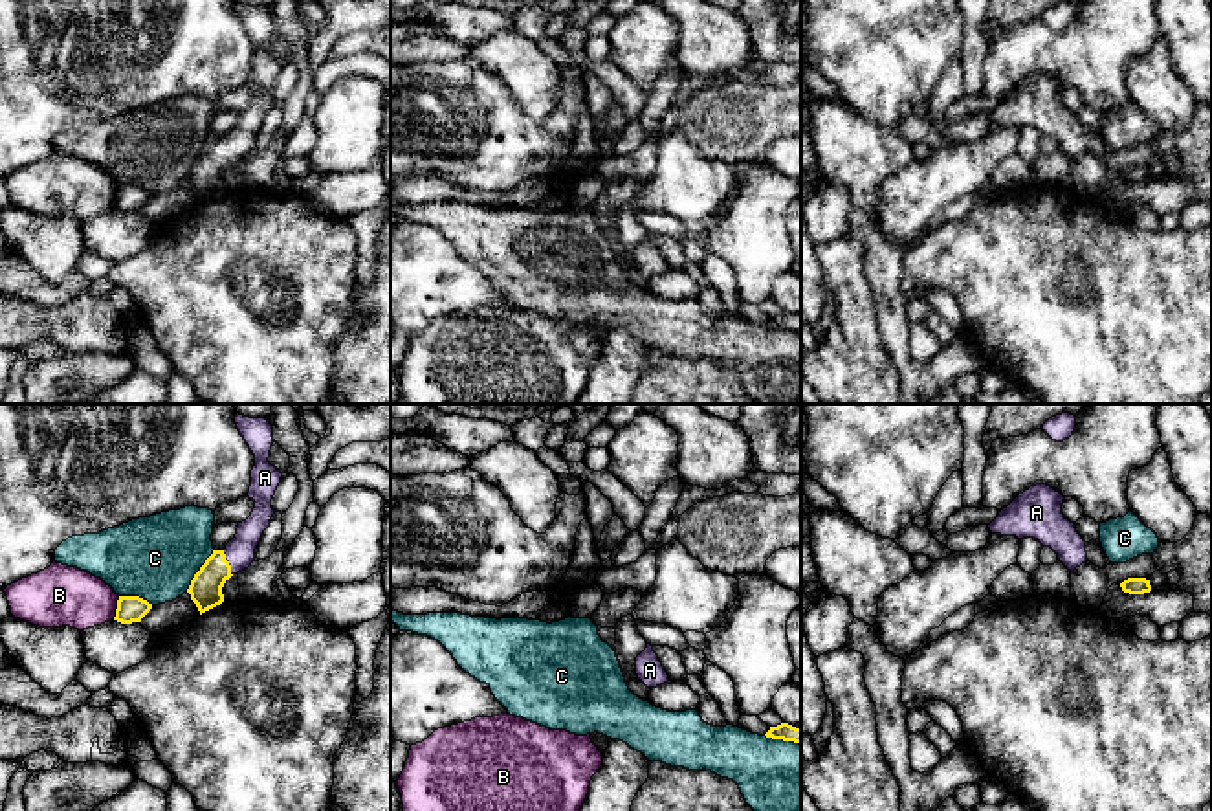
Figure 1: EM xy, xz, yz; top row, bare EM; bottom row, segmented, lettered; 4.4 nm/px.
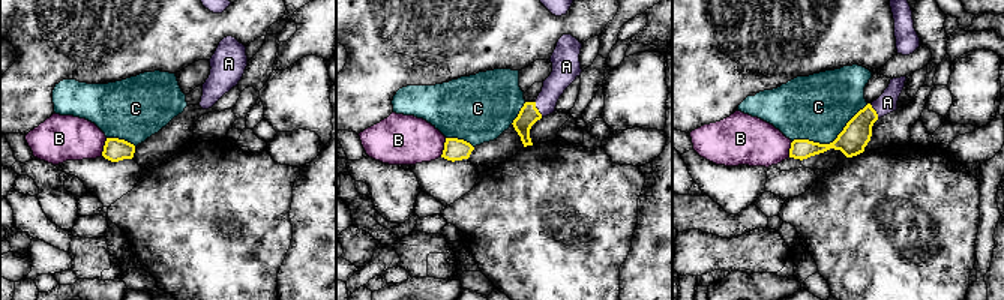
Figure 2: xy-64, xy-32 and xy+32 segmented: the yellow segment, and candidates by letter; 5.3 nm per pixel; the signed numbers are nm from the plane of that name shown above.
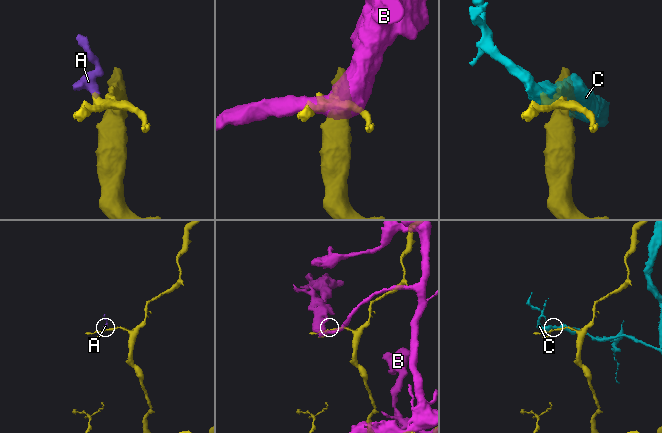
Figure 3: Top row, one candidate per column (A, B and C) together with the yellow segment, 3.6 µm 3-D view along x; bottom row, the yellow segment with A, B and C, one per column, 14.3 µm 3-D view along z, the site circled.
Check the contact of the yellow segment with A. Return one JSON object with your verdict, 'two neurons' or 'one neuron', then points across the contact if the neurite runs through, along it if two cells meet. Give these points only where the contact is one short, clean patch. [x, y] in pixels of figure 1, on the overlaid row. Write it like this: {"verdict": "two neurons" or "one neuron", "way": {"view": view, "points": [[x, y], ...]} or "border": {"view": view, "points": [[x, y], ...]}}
{"verdict": "one neuron", "way": {"view": "xy", "points": [[206, 588], [228, 564], [241, 551]]}}

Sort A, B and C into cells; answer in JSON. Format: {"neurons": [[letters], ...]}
{"neurons": [["A"], ["B"], ["C"]]}

